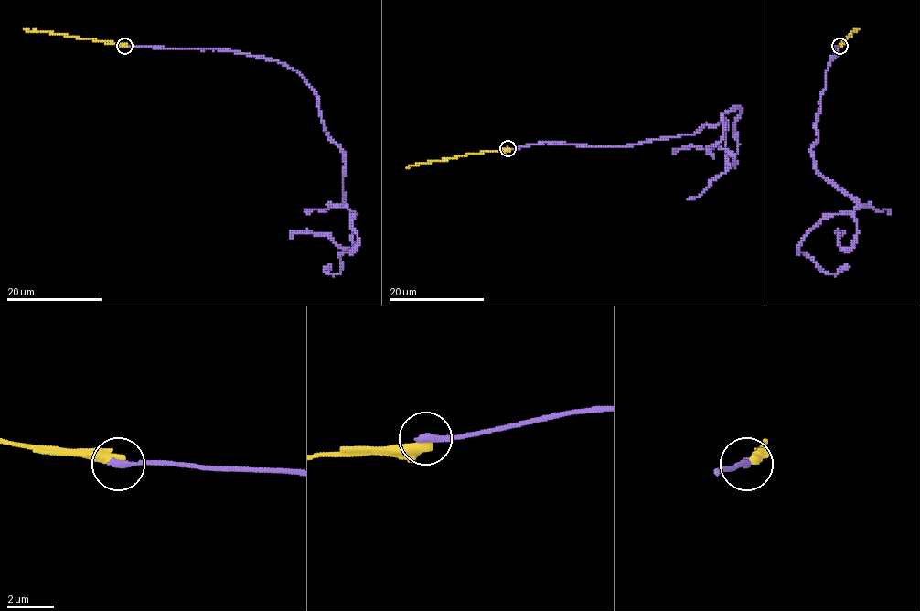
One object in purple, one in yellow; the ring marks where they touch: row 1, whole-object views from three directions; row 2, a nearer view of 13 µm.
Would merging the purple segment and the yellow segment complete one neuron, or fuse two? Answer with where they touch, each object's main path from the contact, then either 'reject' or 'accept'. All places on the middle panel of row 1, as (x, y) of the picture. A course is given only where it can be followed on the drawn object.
(508, 148) | purple via (508, 148), (630, 145), (724, 121), (730, 165), (737, 107), (722, 116), (712, 157) | yellow via (508, 149), (422, 163), (406, 168) | reject

